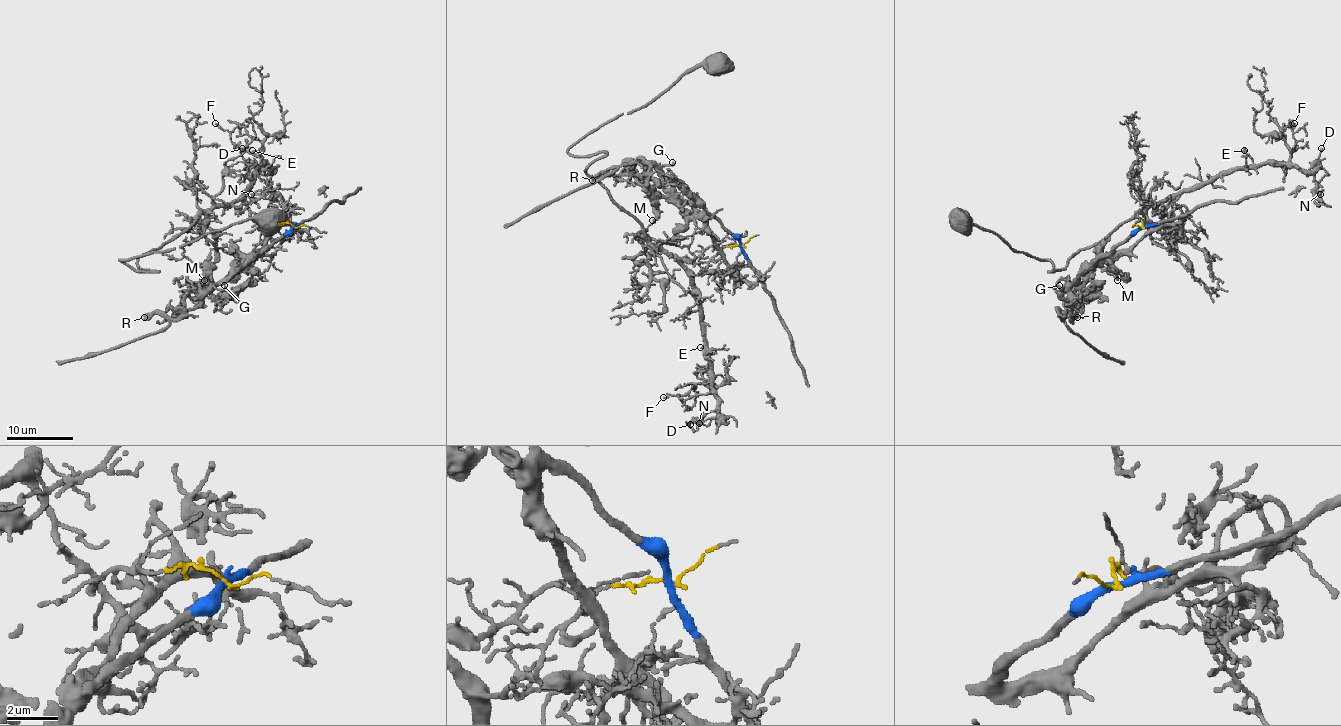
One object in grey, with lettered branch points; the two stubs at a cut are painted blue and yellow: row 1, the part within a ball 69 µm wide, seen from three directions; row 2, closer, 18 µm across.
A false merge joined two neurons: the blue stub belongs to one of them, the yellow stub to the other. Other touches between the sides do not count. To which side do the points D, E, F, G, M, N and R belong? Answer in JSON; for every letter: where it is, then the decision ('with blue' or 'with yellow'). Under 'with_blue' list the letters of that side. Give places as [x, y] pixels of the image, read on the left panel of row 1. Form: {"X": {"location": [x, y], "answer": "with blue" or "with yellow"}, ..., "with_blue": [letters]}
{"D": {"location": [242, 148], "answer": "with yellow"}, "E": {"location": [252, 150], "answer": "with yellow"}, "F": {"location": [215, 123], "answer": "with yellow"}, "G": {"location": [224, 285], "answer": "with blue"}, "M": {"location": [204, 280], "answer": "with blue"}, "N": {"location": [251, 194], "answer": "with yellow"}, "R": {"location": [144, 317], "answer": "with blue"}, "with_blue": ["G", "M", "R"]}

